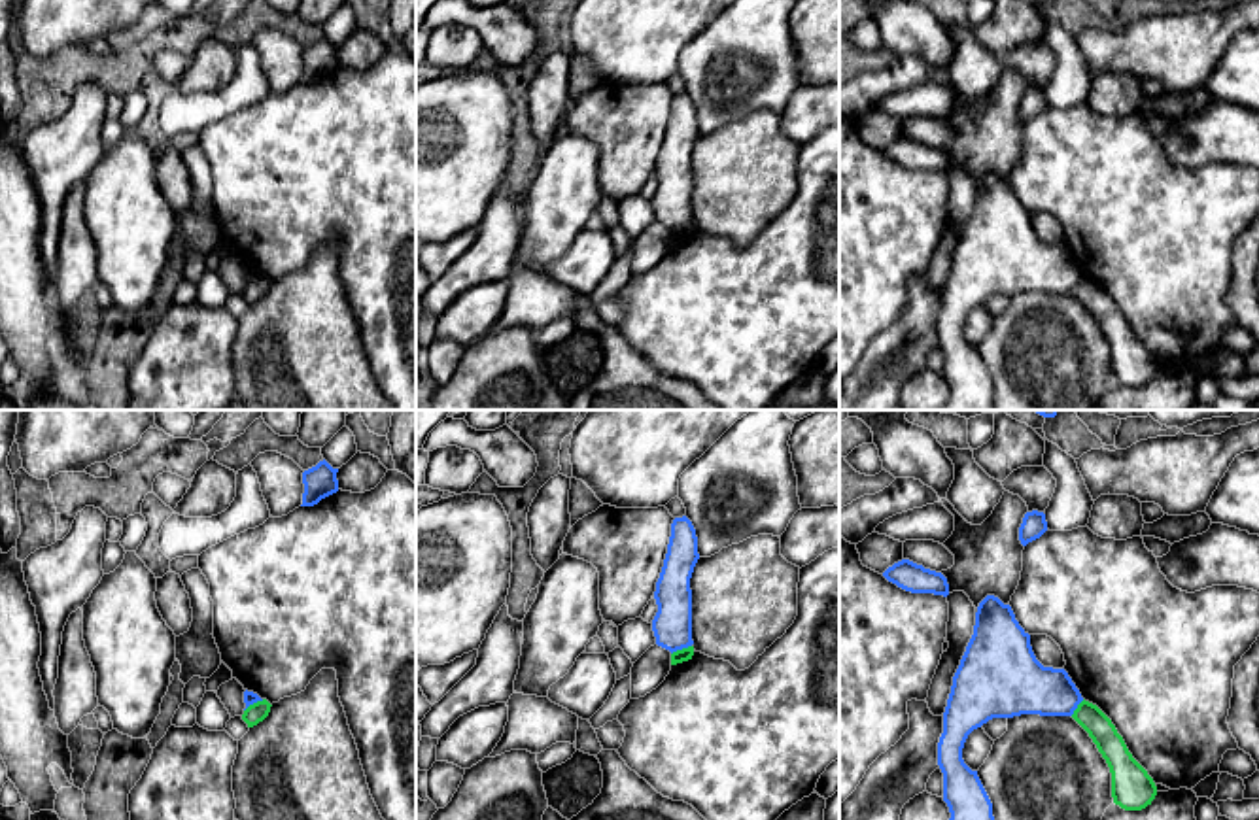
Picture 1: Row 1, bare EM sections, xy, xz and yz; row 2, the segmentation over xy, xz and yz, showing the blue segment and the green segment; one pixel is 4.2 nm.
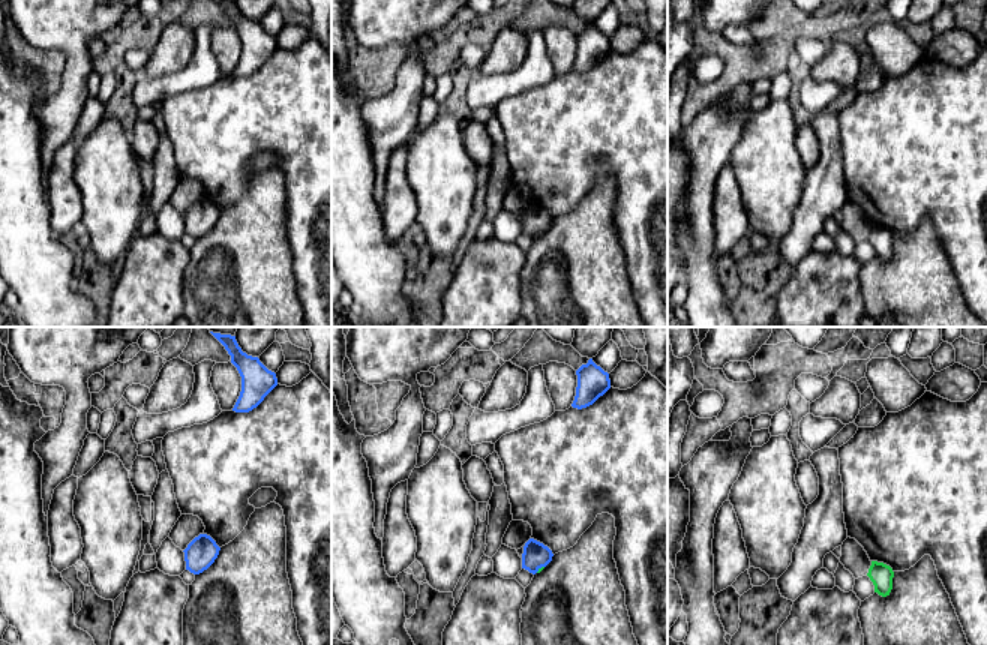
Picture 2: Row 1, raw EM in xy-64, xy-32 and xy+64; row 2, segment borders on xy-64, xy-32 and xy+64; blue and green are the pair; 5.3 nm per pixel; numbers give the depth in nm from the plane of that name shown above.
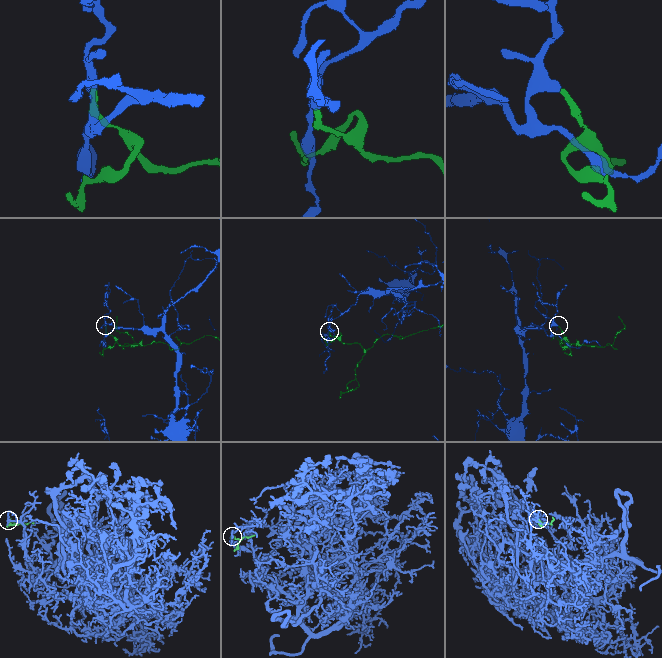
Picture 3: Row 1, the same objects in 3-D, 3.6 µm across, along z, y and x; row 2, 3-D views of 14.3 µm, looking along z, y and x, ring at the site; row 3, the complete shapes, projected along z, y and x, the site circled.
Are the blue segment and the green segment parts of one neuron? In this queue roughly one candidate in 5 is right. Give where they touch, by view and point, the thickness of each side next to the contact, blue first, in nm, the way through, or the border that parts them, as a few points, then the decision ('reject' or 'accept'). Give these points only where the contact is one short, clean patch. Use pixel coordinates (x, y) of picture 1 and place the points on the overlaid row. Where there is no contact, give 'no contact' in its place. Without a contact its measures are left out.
contact xz (681, 649); calibres 170 and 60 nm; reject

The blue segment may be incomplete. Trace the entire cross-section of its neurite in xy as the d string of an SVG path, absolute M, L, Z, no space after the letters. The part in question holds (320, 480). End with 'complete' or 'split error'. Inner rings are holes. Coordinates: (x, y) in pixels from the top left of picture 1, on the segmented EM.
M325 459L319 461L316 467L302 472L302 504L301 506L314 506L321 499L338 491L336 480L338 469L333 469Z; complete

